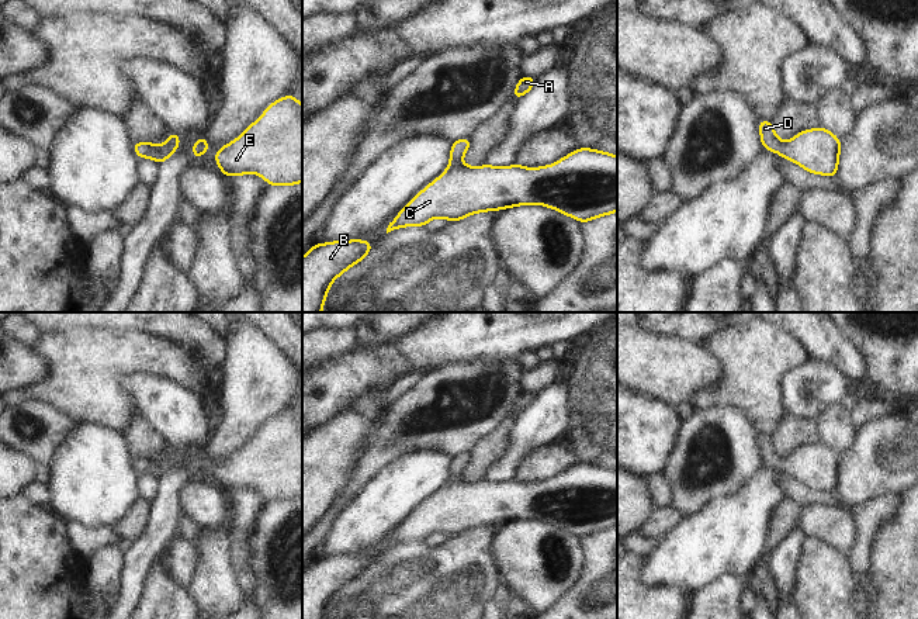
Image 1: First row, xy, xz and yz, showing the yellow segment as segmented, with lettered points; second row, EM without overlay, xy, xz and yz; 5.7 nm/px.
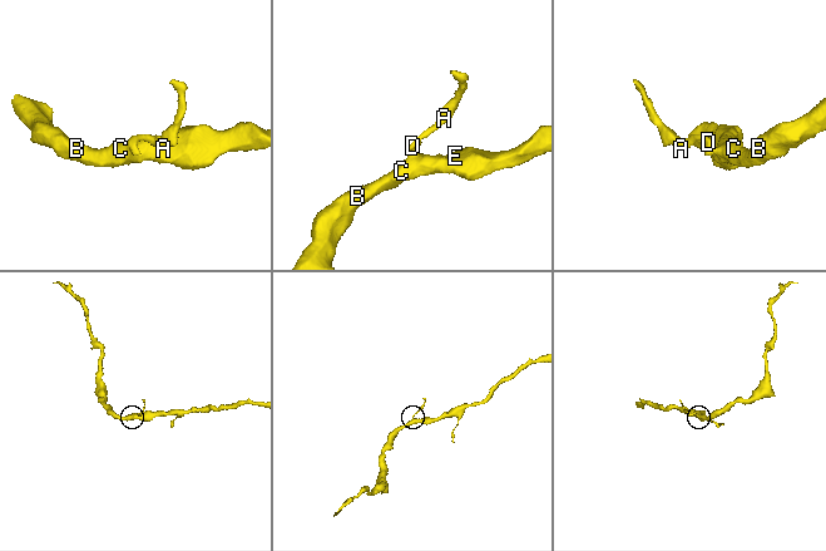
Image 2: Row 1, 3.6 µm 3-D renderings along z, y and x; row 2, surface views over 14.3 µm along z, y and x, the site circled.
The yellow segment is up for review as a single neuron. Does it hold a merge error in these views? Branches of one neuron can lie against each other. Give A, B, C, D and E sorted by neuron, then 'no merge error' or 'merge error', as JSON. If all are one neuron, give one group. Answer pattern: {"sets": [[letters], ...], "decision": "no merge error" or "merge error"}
{"sets": [["A", "B", "C", "D", "E"]], "decision": "no merge error"}

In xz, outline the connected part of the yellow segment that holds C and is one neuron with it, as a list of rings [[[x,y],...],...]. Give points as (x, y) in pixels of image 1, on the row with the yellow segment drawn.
[[[471,138],[453,142],[450,166],[432,181],[389,222],[387,234],[408,225],[425,226],[432,218],[460,221],[474,212],[505,210],[522,204],[541,204],[569,215],[582,224],[617,211],[617,156],[579,148],[560,162],[527,169],[517,163],[509,167],[464,166],[460,160],[471,145]]]

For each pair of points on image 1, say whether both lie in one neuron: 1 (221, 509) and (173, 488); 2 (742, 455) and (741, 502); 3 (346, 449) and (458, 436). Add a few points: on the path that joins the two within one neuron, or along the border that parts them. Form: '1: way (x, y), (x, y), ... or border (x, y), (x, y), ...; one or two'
1: border (193, 479), (183, 493), (186, 514); two
2: border (761, 462), (733, 491), (712, 500); two
3: border (383, 418), (350, 476); two

